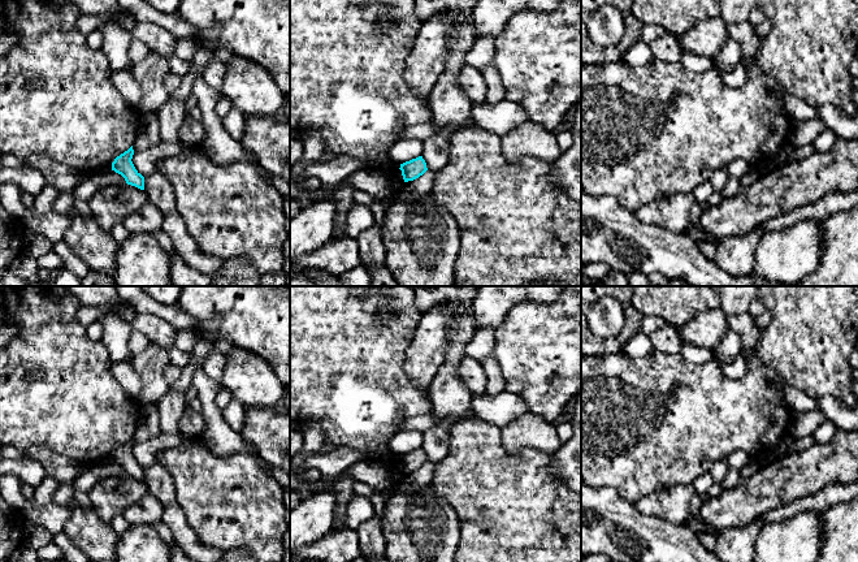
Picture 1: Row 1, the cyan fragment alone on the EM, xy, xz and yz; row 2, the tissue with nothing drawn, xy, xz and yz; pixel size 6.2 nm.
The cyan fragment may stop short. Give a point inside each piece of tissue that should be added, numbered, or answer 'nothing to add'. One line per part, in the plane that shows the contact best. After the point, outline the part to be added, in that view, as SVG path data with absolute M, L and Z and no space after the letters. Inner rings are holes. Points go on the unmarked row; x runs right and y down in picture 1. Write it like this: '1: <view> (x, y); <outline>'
nothing to add

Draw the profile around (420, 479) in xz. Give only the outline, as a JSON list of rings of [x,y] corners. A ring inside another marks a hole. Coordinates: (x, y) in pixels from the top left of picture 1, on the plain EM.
[[[426,462],[413,472],[404,474],[402,483],[407,490],[424,490],[430,487],[434,477],[437,463]]]

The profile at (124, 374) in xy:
[[[112,362],[110,375],[143,410],[147,407],[147,405],[140,403],[140,392],[143,384],[130,362]]]

